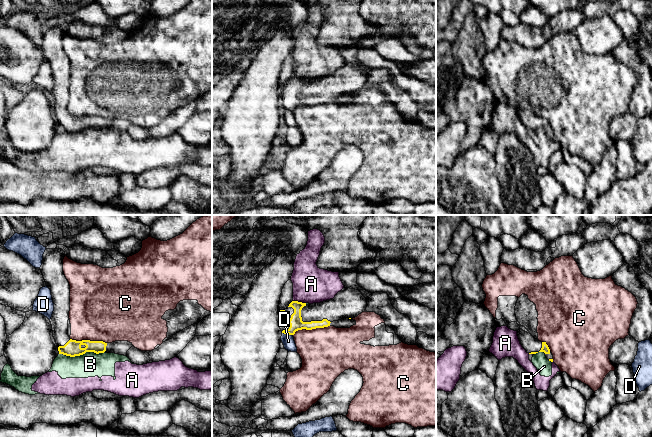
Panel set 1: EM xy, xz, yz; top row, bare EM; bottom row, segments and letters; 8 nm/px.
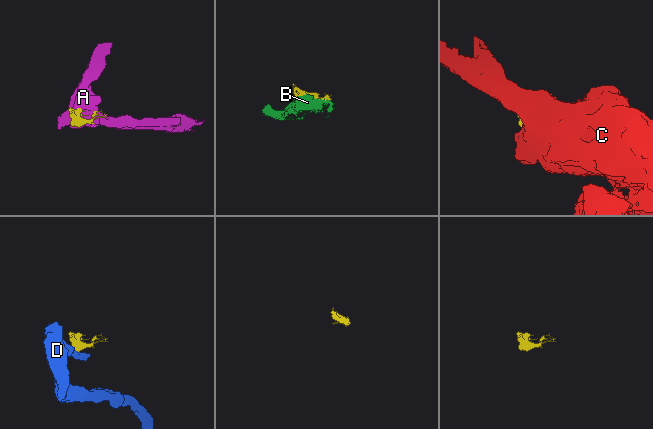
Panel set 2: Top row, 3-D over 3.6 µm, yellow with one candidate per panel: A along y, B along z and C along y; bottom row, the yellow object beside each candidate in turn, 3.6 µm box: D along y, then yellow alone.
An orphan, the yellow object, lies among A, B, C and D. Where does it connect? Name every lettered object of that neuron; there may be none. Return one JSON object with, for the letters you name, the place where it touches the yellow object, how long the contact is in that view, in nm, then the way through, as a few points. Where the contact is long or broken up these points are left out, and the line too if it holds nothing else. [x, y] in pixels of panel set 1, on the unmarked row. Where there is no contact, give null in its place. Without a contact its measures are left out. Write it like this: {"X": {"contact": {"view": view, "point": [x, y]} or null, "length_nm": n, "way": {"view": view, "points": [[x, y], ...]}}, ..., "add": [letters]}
{"add": []}

